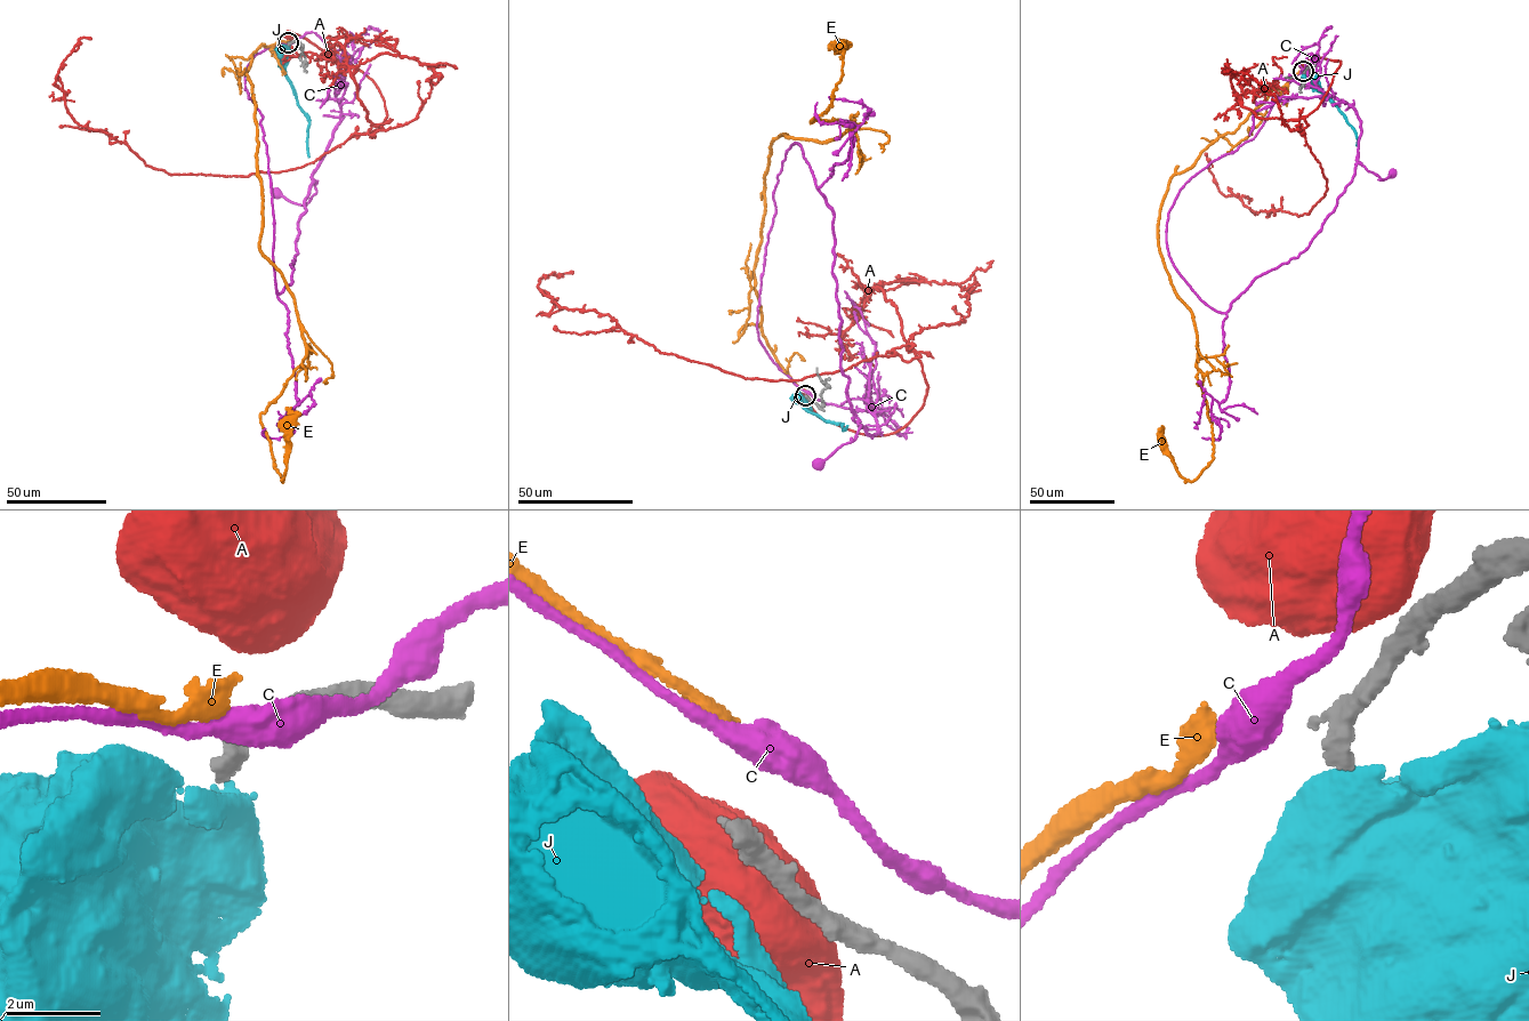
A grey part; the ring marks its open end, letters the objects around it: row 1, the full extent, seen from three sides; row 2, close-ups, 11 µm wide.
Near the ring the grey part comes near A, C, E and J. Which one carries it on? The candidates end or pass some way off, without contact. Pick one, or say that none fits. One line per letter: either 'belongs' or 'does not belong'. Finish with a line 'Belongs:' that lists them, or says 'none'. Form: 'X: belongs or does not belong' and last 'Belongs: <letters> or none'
A: does not belong
C: does not belong
E: does not belong
J: does not belong
Belongs: none

